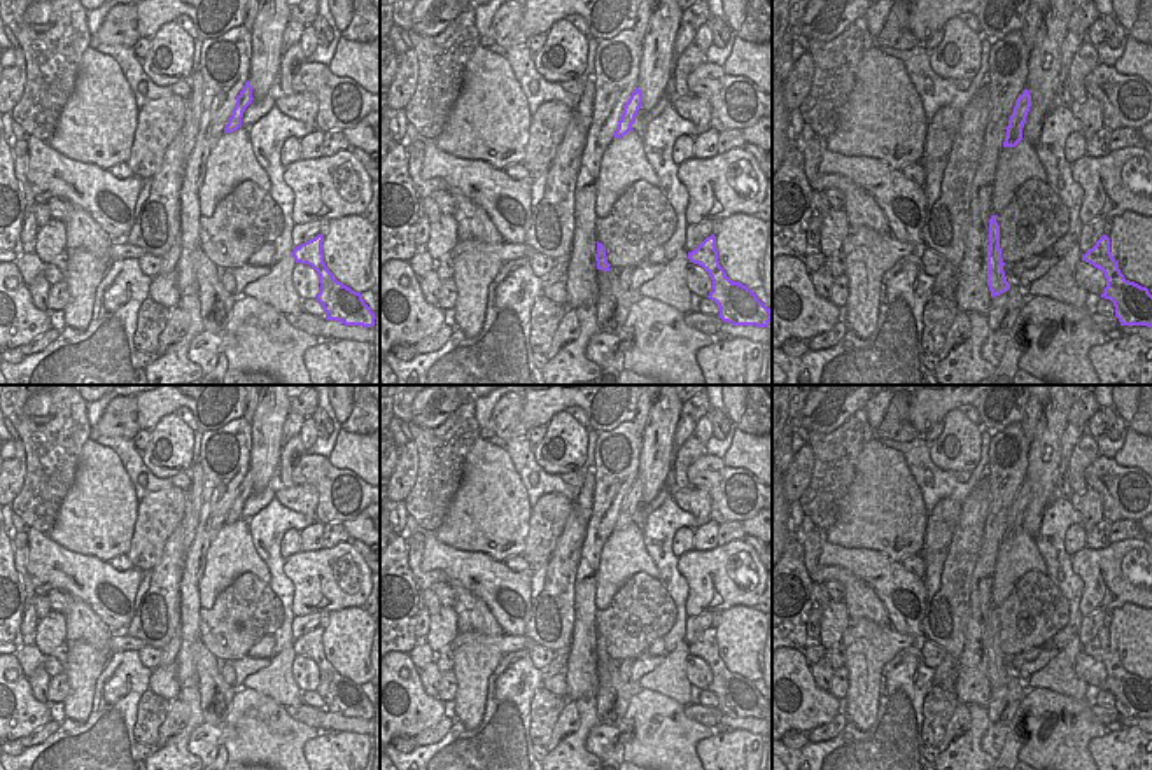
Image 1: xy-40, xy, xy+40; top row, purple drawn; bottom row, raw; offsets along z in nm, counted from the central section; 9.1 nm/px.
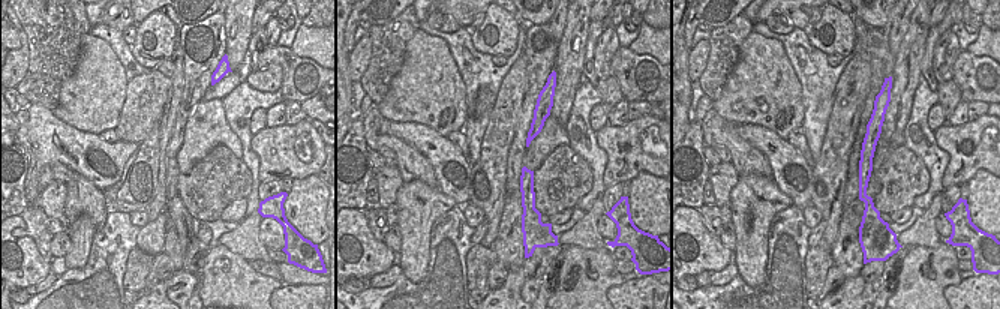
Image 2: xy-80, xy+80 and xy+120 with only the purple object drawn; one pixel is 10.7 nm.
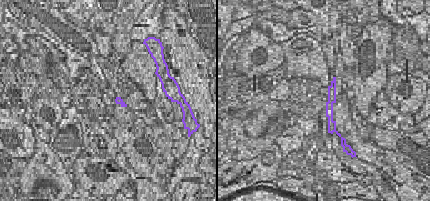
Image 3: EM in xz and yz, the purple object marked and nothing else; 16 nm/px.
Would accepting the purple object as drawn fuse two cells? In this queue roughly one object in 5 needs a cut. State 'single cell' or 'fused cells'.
fused cells

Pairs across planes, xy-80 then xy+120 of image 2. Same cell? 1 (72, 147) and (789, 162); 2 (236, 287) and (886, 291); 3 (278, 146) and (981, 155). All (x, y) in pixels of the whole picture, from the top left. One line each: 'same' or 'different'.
1: same
2: different
3: same

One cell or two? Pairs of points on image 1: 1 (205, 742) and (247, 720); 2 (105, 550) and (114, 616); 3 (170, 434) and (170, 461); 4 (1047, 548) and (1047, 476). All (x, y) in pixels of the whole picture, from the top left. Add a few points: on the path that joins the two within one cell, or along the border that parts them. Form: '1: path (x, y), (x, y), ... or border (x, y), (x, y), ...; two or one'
1: border (219, 727), (223, 734); two
2: border (69, 548), (107, 562); two
3: path (172, 441), (170, 454); one
4: border (1049, 506), (1035, 539); two

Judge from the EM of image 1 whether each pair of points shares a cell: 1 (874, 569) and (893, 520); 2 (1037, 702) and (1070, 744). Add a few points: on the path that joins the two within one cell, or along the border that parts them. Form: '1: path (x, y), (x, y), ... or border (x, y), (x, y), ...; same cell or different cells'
1: border (841, 545), (879, 550), (899, 562); different cells
2: path (1054, 706), (1065, 706), (1079, 714), (1072, 727); same cell

